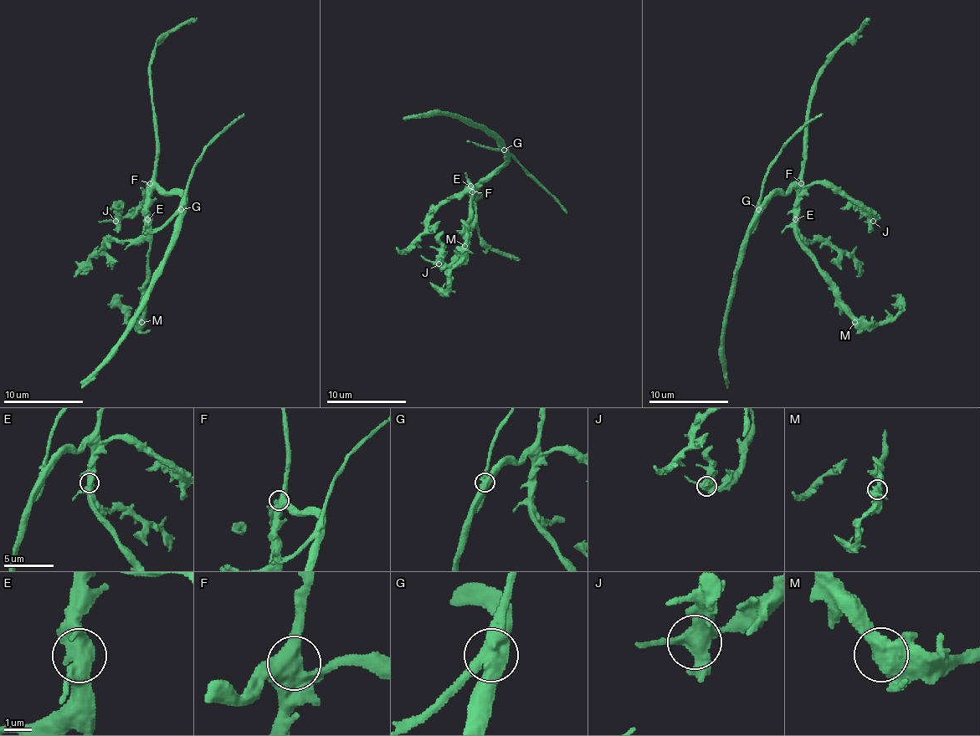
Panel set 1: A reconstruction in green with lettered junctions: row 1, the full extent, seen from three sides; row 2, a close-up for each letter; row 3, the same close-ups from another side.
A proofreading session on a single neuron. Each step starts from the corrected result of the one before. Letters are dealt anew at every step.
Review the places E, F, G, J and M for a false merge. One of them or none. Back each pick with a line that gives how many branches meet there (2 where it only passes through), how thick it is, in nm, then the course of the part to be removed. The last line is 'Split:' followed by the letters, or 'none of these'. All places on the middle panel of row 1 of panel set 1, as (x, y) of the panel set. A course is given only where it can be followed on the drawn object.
G: 4 | 550 nm | (504, 150), (556, 200), (566, 214)
Split: G

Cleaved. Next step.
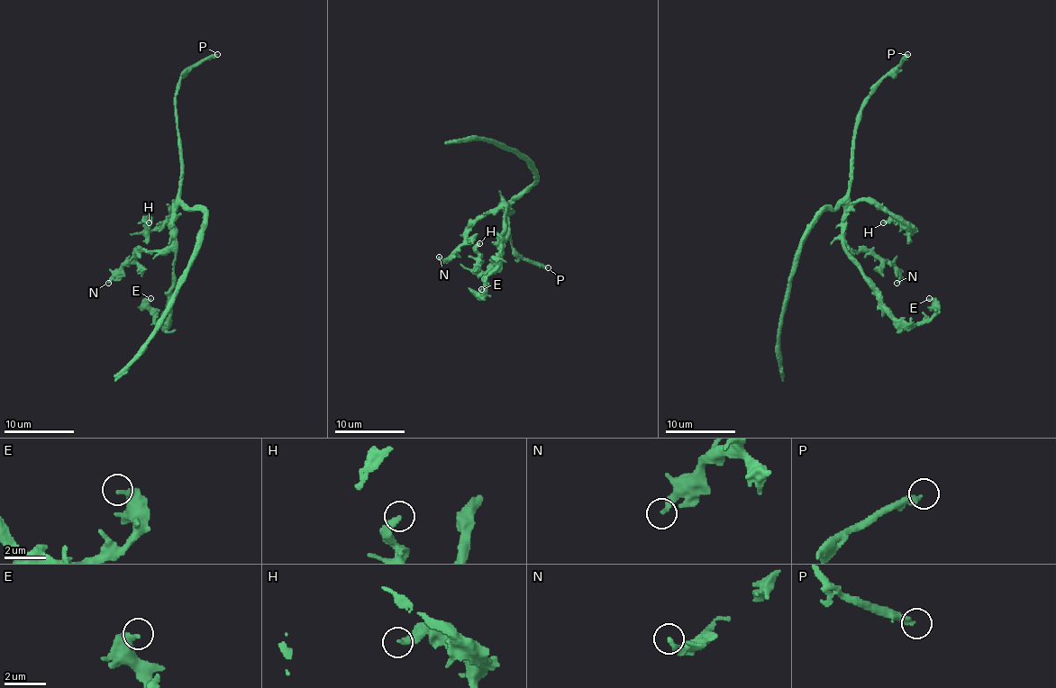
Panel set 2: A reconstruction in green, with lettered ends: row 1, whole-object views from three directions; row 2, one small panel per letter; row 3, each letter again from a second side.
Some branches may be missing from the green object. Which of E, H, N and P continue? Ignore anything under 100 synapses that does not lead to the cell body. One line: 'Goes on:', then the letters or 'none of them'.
Goes on: P

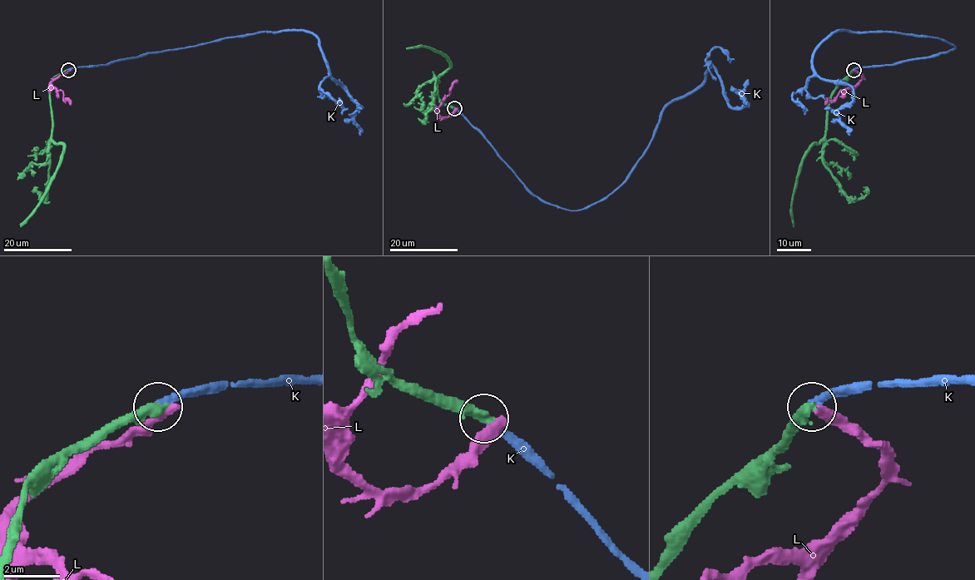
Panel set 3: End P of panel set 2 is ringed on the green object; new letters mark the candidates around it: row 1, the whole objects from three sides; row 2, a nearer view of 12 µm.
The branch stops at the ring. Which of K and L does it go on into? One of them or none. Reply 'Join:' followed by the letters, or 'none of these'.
Join: K

